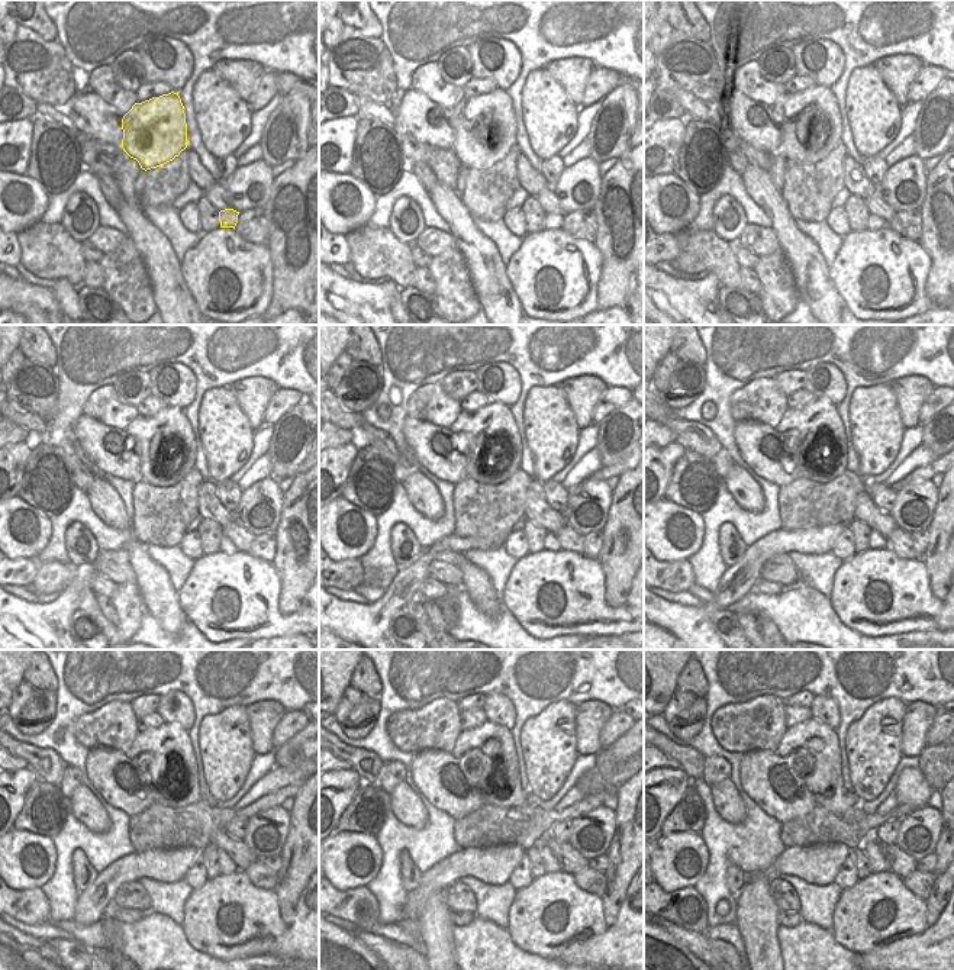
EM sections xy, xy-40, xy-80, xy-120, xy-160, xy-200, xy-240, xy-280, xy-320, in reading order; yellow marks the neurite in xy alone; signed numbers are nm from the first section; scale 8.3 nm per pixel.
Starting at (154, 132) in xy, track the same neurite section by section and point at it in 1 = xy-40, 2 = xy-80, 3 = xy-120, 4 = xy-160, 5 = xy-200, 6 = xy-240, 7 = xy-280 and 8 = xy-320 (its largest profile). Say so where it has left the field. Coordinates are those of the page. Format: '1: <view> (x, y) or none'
1: xy-40 (493, 109)
2: xy-80 (822, 102)
3: xy-120 (171, 424)
4: xy-160 (493, 425)
5: xy-200 (819, 419)
6: xy-240 (170, 740)
7: xy-280 (495, 741)
8: xy-320 (819, 740)

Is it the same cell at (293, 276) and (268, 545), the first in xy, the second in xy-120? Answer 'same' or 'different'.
different

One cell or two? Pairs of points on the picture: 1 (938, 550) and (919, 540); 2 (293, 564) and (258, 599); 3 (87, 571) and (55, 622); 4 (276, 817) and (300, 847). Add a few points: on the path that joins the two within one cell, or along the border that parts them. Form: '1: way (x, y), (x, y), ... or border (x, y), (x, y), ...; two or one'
1: border (928, 529), (928, 545), (922, 558); two
2: border (271, 563), (279, 576), (279, 609), (281, 612); two
3: way (76, 585), (61, 609); one
4: border (290, 812), (289, 832), (279, 853); two

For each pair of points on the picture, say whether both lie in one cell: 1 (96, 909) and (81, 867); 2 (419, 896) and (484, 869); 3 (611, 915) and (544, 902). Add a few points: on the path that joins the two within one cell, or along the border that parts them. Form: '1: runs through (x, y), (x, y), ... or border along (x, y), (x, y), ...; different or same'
1: border along (97, 873), (80, 893); different
2: runs through (435, 880), (450, 869), (469, 869); same
3: border along (599, 896), (602, 899), (602, 917), (608, 927); different

